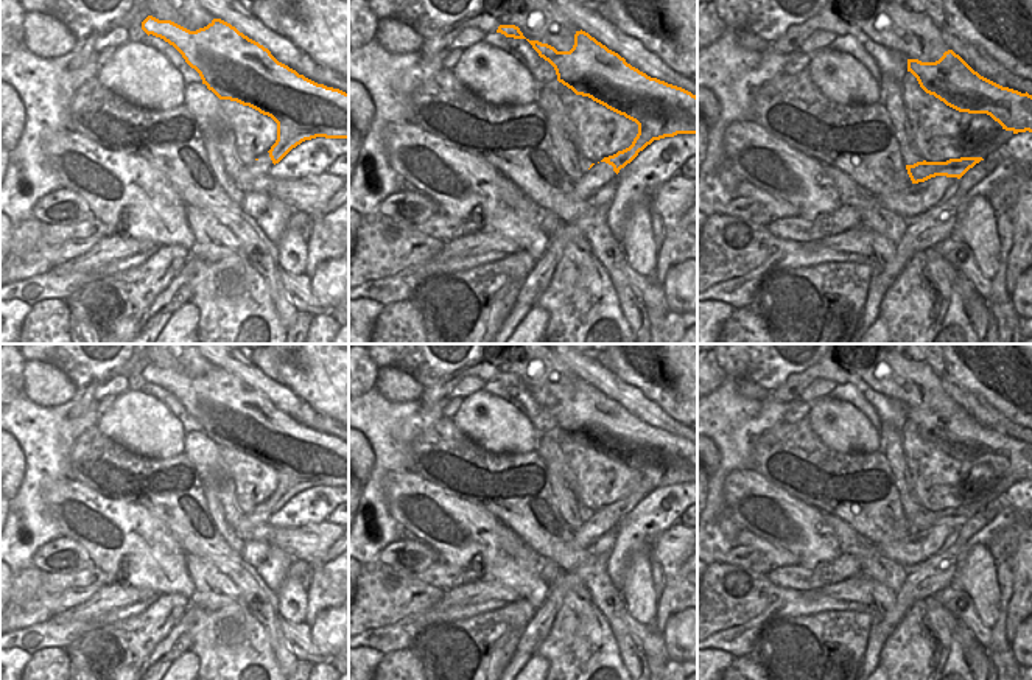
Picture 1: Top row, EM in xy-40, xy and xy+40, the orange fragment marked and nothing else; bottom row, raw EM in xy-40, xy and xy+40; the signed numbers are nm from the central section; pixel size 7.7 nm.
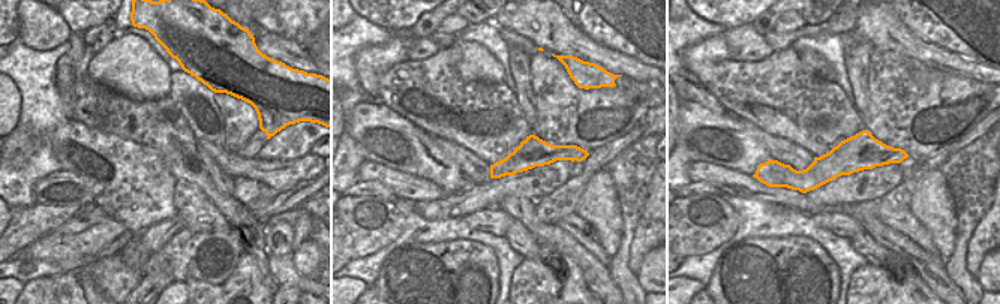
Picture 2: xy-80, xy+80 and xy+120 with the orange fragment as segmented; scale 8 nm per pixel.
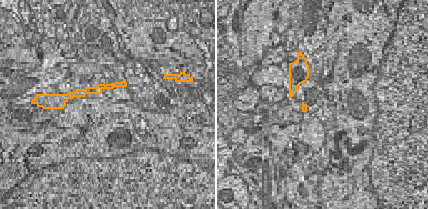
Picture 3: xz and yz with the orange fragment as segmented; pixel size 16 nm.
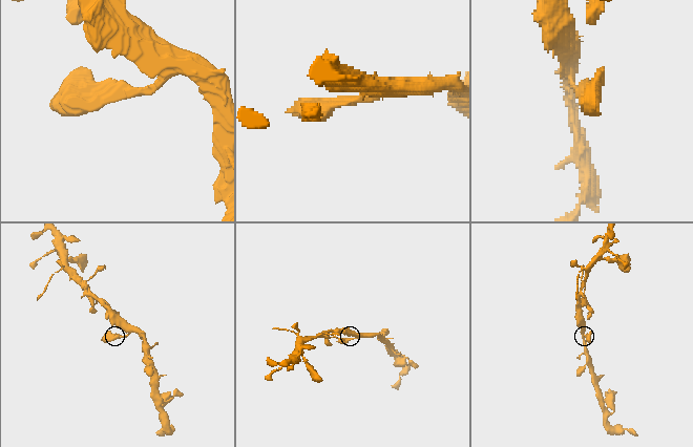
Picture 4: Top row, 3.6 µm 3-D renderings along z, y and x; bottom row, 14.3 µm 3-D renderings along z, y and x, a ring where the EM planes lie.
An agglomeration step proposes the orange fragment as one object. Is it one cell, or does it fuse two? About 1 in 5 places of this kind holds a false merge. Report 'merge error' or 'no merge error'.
no merge error

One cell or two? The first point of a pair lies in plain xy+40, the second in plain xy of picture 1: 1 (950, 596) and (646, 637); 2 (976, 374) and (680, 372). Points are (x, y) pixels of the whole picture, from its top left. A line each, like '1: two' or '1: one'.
1: one
2: one

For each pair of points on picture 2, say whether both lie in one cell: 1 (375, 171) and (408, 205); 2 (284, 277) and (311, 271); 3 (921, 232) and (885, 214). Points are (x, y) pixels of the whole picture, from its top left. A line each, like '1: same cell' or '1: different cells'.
1: different cells
2: different cells
3: same cell

